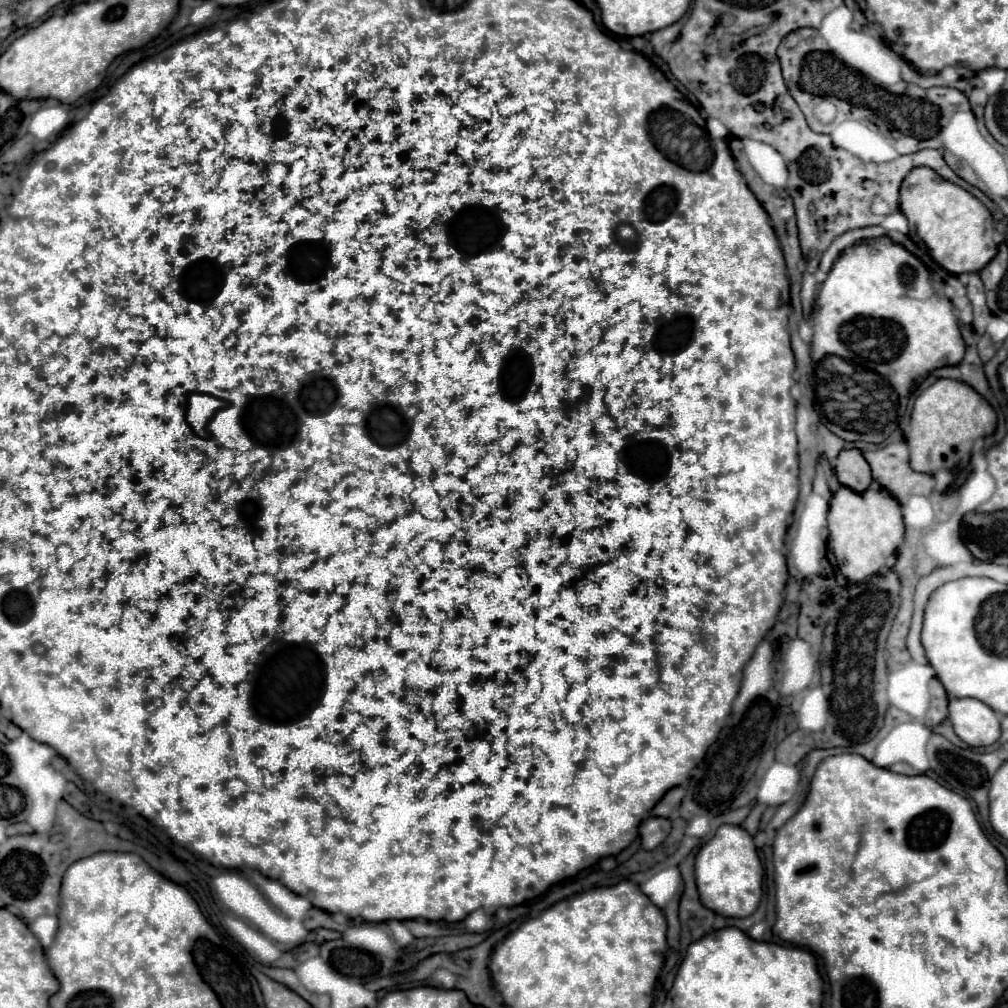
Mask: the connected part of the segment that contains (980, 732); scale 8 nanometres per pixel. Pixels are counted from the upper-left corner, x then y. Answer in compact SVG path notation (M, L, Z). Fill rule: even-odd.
M953 698L949 702L949 720L955 734L973 748L991 746L1001 736L1001 716L975 698Z

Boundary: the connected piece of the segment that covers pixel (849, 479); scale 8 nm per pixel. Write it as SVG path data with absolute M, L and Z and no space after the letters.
M843 450L835 460L835 474L843 486L855 490L857 494L865 492L873 482L869 464L859 450Z

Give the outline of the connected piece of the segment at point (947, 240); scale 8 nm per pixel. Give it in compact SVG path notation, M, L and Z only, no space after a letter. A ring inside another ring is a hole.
M919 166L907 174L907 178L901 184L899 190L899 208L909 220L909 236L915 236L923 240L923 244L929 248L929 256L943 266L951 274L963 274L963 272L979 272L991 258L997 254L997 246L993 242L993 216L991 212L967 190L959 188L957 184L941 178L935 170L927 166Z

